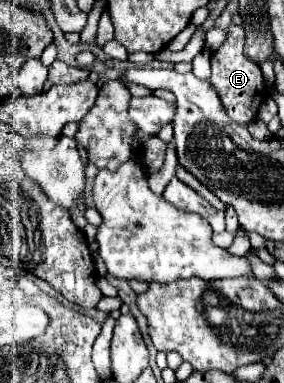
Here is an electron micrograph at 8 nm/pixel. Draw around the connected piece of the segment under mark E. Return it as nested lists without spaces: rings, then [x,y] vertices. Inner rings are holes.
[[[231,24],[227,40],[211,56],[211,80],[209,82],[215,88],[221,104],[225,106],[225,114],[233,122],[237,122],[241,126],[247,126],[251,120],[255,120],[257,108],[261,106],[261,102],[265,102],[267,92],[265,92],[265,82],[263,82],[259,66],[243,54],[243,46],[245,46],[245,30],[243,30],[243,26]]]

